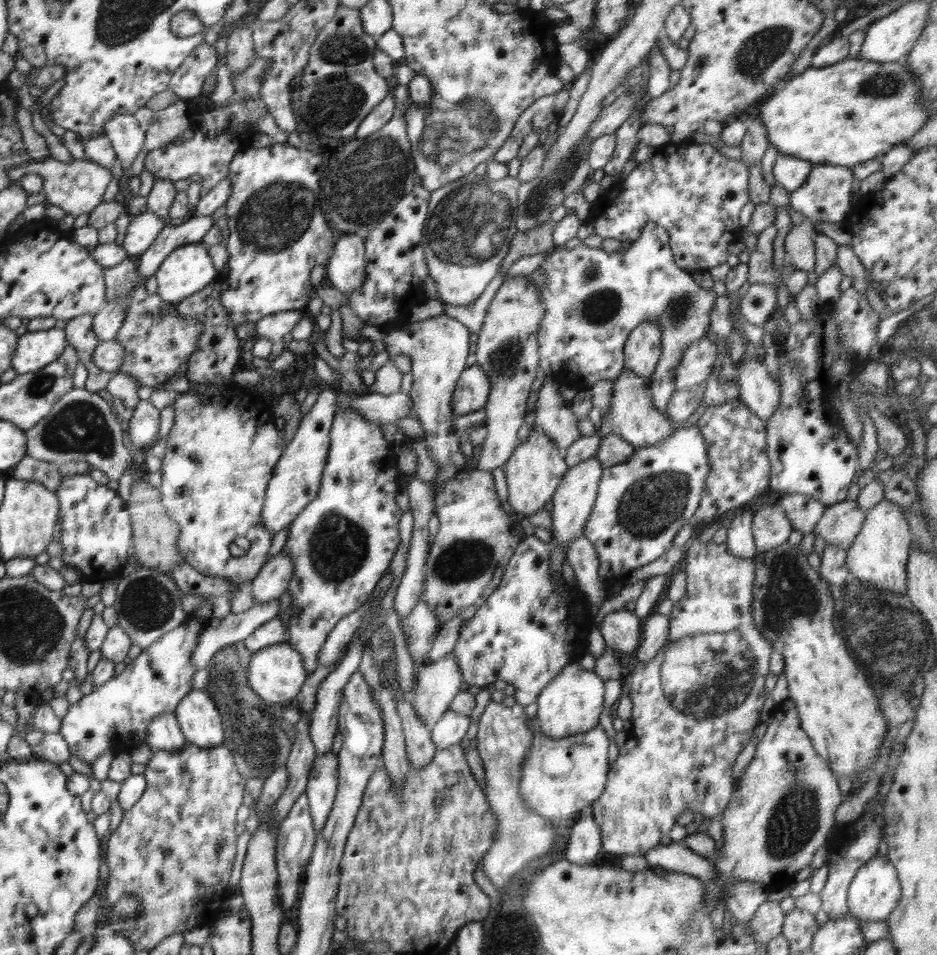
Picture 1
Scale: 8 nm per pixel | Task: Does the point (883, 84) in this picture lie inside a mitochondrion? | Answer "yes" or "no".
yes

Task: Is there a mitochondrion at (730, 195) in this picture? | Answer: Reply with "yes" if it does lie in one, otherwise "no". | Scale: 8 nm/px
no

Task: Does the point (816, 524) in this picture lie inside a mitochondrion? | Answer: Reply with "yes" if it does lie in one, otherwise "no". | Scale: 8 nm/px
no

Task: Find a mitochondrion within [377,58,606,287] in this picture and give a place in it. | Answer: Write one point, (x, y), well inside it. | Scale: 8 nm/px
(470, 224)

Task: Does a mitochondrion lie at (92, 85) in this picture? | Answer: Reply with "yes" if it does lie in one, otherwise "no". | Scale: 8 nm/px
no

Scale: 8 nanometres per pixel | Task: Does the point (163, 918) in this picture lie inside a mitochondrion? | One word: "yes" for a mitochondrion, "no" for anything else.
no

